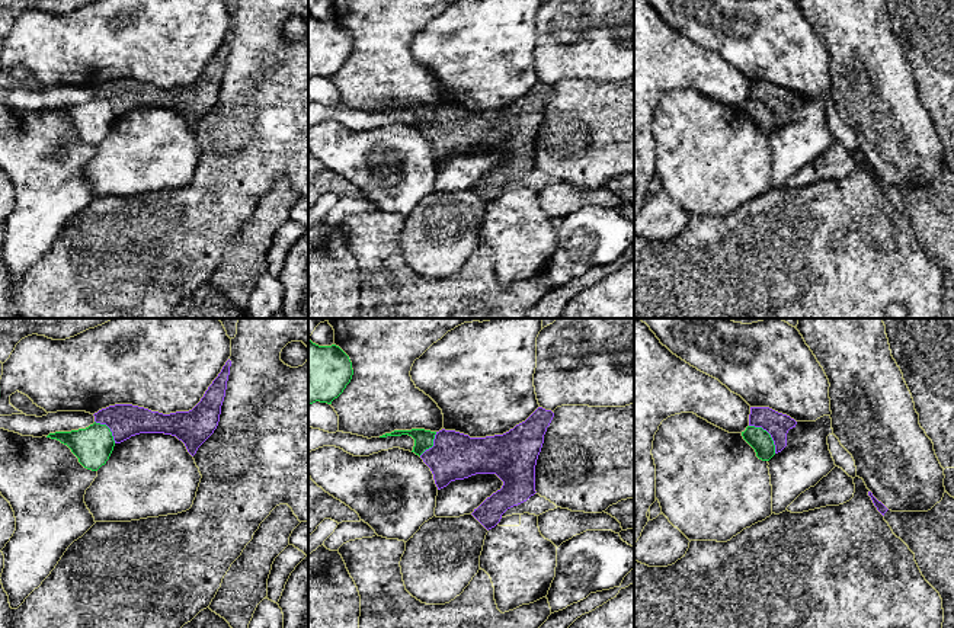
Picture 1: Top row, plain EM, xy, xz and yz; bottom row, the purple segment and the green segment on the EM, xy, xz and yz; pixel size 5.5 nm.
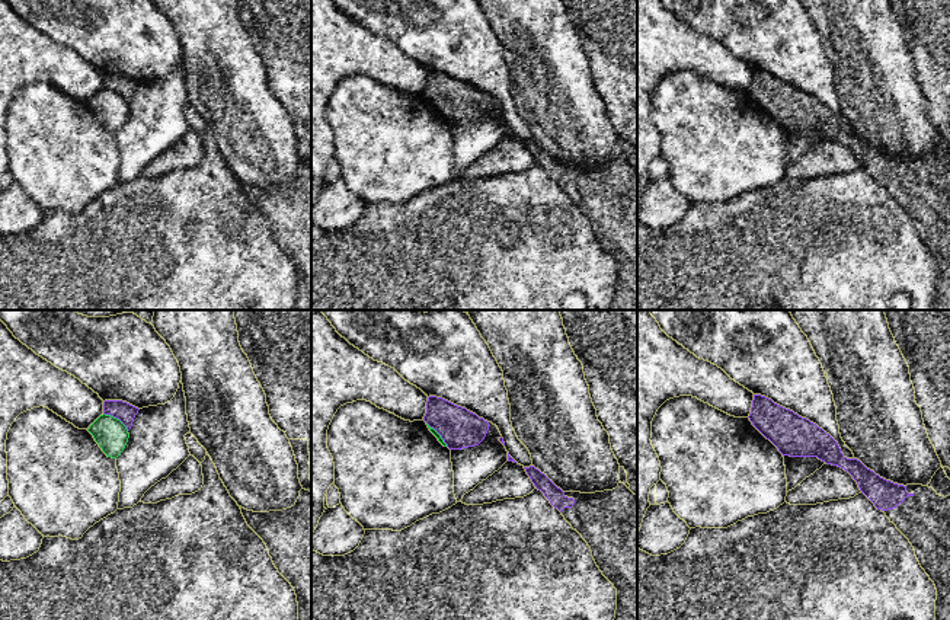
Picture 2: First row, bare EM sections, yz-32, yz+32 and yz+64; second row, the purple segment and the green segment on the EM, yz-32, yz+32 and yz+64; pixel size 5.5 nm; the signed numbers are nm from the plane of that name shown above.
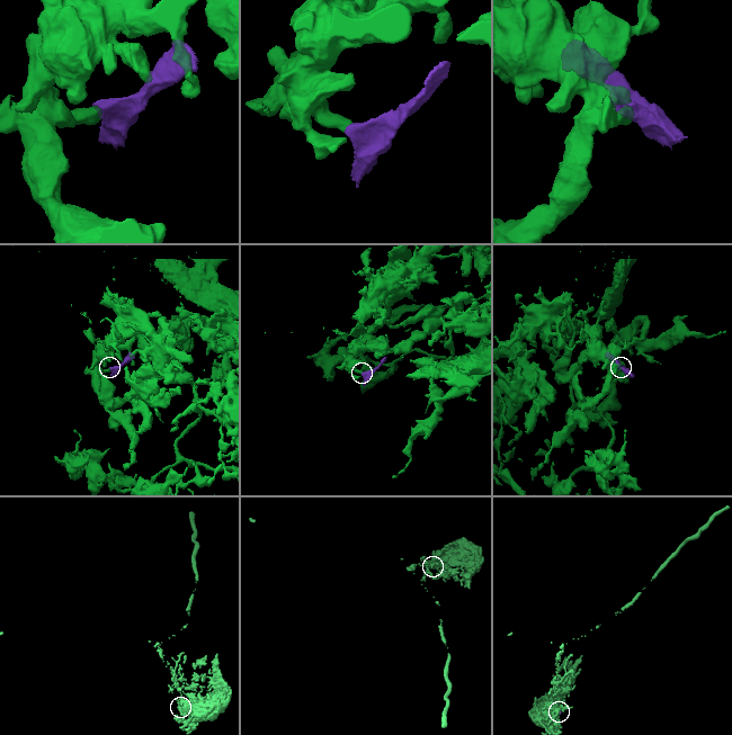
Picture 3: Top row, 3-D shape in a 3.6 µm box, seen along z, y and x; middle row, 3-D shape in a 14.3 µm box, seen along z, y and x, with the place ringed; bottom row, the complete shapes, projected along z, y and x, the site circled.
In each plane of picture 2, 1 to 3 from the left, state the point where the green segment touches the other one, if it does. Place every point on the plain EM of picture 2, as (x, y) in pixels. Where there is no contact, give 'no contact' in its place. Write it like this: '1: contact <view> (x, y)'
1: contact yz-32 (117, 92)
2: contact yz+32 (438, 106)
3: no contact

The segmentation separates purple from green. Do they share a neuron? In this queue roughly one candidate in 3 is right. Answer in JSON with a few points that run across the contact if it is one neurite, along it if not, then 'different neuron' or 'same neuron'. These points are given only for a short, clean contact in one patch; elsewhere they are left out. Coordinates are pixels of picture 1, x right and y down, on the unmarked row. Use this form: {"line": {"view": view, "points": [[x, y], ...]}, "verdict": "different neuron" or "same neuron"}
{"line": {"view": "yz", "points": [[749, 99], [759, 101], [770, 109], [775, 127]]}, "verdict": "different neuron"}

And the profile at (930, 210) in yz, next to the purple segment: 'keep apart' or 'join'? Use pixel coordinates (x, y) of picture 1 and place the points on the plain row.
join

